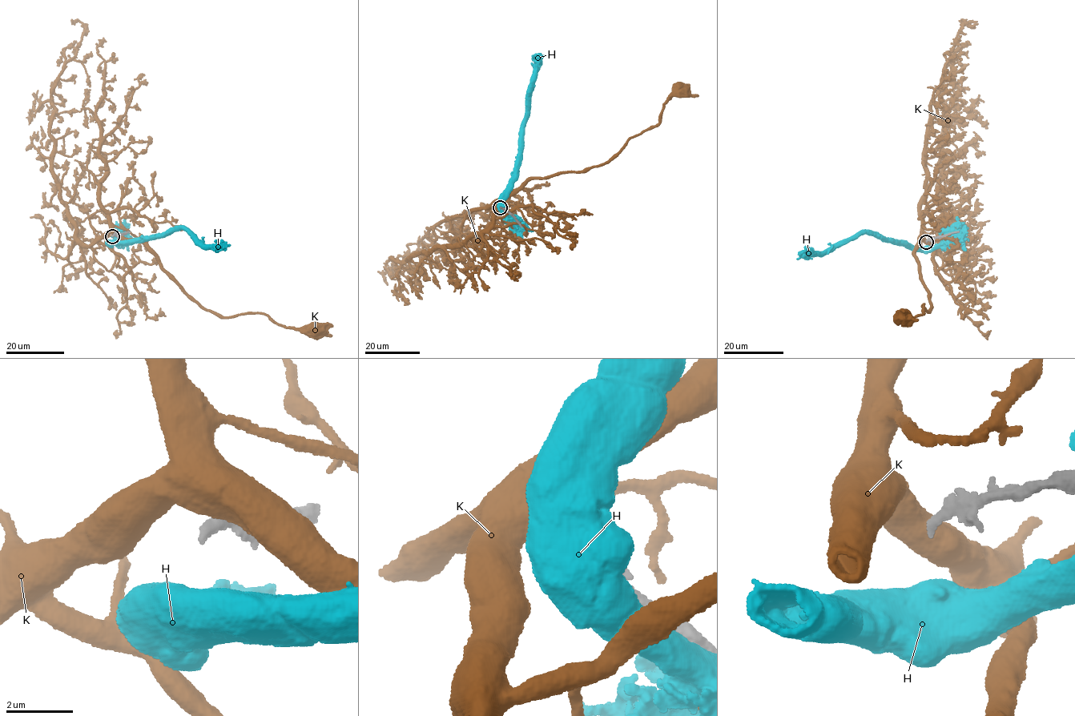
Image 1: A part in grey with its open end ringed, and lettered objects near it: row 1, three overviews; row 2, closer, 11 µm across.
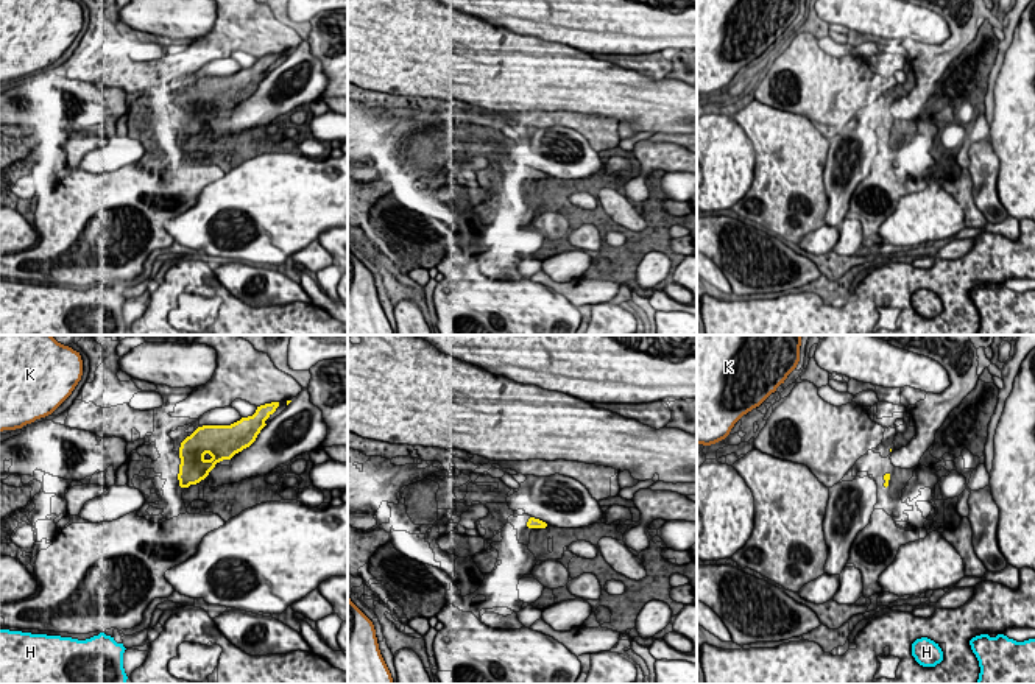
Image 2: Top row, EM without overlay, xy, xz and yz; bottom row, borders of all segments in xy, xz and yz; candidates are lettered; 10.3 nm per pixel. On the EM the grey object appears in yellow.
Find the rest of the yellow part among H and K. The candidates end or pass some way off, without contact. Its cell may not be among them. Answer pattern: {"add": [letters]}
{"add": []}

